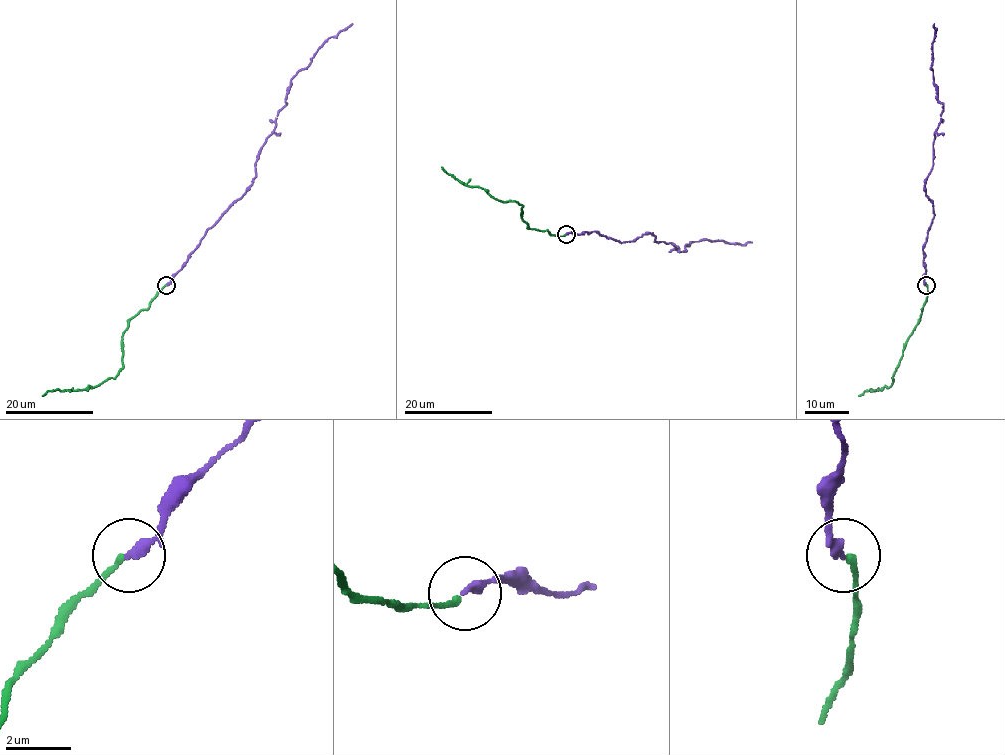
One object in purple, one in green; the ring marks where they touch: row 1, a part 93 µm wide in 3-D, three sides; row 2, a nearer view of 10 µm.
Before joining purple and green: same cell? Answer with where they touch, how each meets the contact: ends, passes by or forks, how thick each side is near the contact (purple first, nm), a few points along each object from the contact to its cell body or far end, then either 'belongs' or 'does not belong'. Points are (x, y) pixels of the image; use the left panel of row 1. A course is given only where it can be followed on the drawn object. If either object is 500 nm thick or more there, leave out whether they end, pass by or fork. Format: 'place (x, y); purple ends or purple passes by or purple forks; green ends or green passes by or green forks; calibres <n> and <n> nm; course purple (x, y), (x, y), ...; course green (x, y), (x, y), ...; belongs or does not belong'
place (166, 285); purple ends; green ends; calibres 280 and 180 nm; course purple (166, 284), (251, 184), (258, 152), (275, 129), (291, 79), (329, 38), (352, 24); course green (165, 284), (150, 305), (129, 321), (122, 335), (122, 367), (113, 378), (84, 389), (48, 390), (42, 396); belongs

